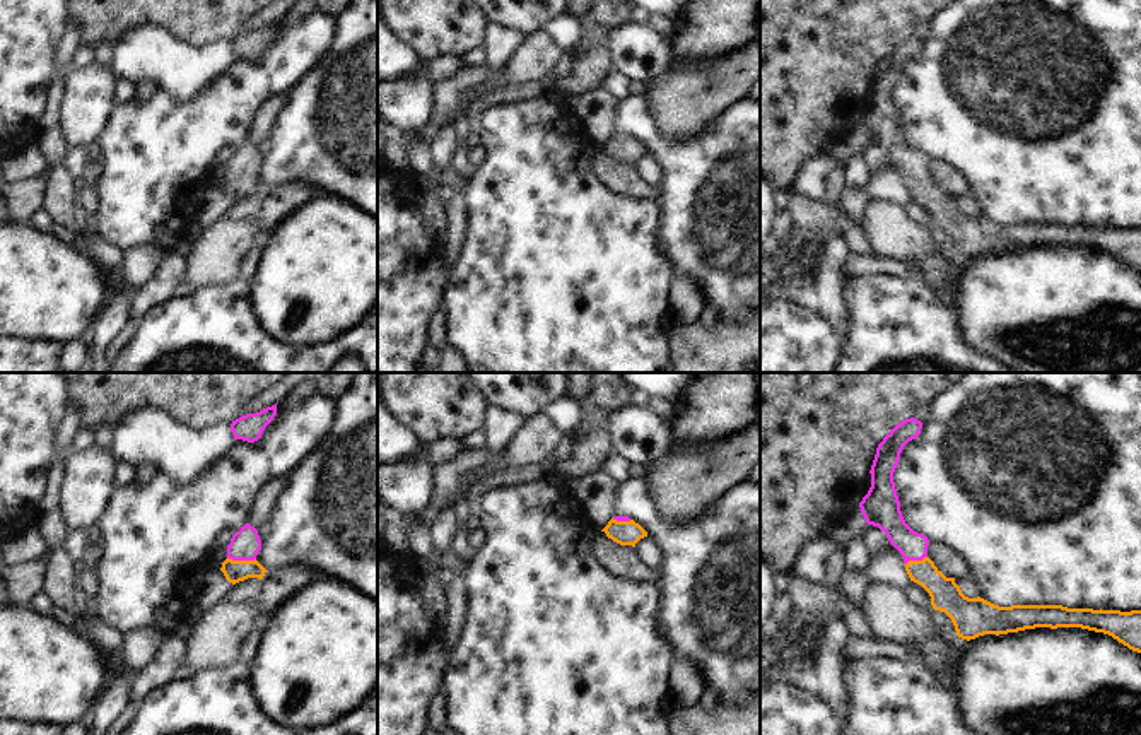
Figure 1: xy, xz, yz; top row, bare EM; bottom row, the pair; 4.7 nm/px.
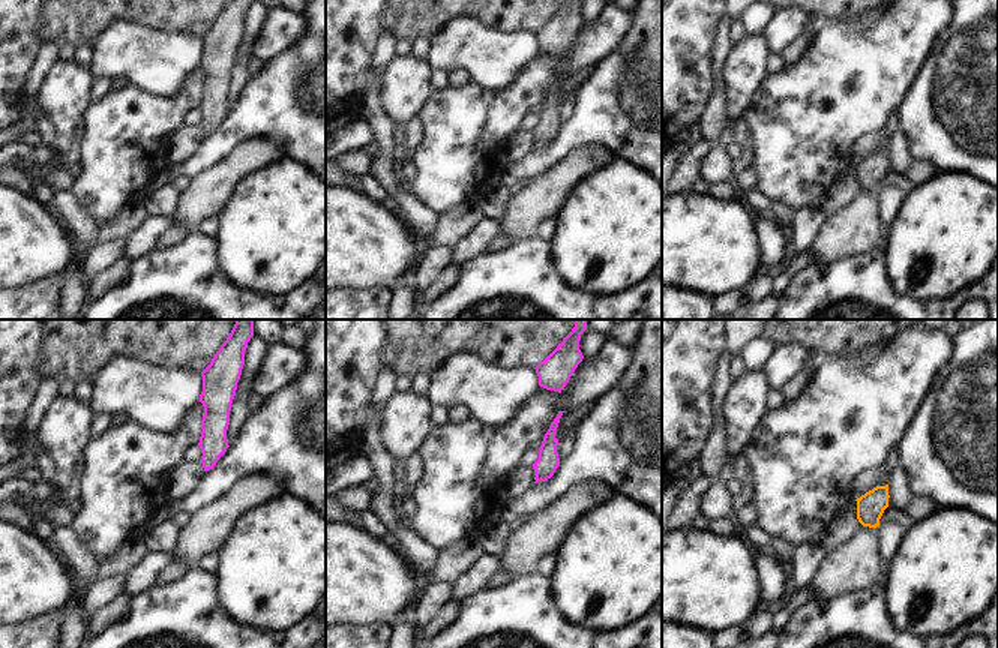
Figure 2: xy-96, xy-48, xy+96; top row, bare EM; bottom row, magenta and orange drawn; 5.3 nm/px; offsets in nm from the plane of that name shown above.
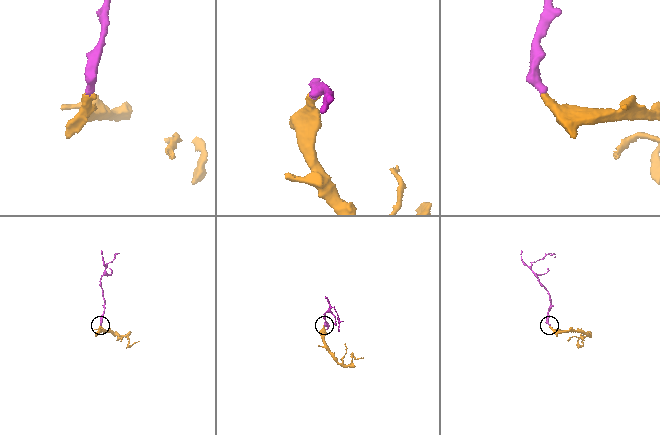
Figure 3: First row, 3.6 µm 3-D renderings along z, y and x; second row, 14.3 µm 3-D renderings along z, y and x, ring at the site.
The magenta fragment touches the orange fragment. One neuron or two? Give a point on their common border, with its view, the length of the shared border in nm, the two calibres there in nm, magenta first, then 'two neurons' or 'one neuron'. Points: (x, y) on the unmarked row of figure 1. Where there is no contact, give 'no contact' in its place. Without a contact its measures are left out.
contact xy (241, 176); length 140 nm; calibres 140 and 110 nm; one neuron

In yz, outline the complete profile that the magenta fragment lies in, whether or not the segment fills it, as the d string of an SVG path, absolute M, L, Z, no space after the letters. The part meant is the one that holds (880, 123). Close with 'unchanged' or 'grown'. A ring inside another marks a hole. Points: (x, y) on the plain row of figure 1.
M910 34L897 41L878 62L871 82L871 104L859 120L868 142L883 147L890 161L902 171L910 198L931 214L934 227L945 229L962 256L984 251L1008 251L1035 244L1081 244L1103 250L1132 268L1141 270L1141 227L1093 227L1062 222L999 224L980 214L968 215L955 195L946 195L927 174L929 157L914 149L904 137L893 89L904 63L921 51L922 39Z | grown

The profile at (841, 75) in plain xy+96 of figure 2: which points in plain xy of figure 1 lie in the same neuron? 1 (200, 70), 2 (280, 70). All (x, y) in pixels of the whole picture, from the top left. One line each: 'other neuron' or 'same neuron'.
1: other neuron
2: same neuron

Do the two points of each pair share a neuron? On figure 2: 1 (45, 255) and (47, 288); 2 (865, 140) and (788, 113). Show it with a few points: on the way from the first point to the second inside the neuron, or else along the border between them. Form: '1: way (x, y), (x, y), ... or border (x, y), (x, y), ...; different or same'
1: border (53, 276), (41, 276), (15, 287); different
2: border (889, 117), (853, 143), (850, 162); different

